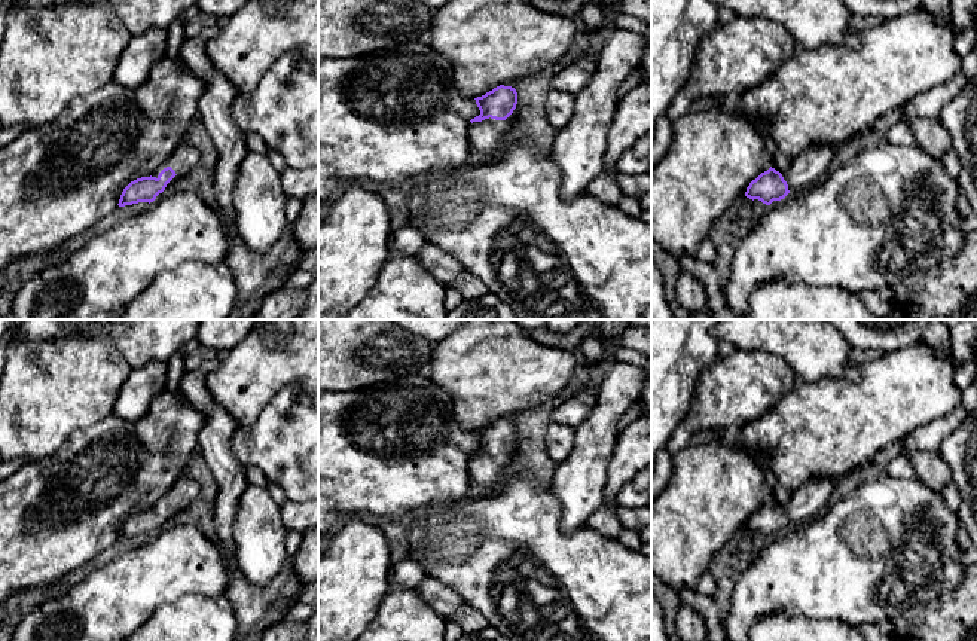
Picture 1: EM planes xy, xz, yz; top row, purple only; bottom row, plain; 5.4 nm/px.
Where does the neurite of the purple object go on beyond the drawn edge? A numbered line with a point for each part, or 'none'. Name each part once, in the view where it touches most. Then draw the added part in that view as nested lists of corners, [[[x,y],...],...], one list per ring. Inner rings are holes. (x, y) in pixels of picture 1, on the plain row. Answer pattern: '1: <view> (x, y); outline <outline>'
1: xz (489, 469); outline [[[495,452],[473,455],[468,461],[468,471],[473,482],[495,489],[501,480],[515,468],[509,455],[501,457]]]

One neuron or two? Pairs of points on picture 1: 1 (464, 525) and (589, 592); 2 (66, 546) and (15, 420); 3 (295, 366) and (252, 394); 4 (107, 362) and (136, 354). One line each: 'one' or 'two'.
1: one
2: two
3: one
4: two

